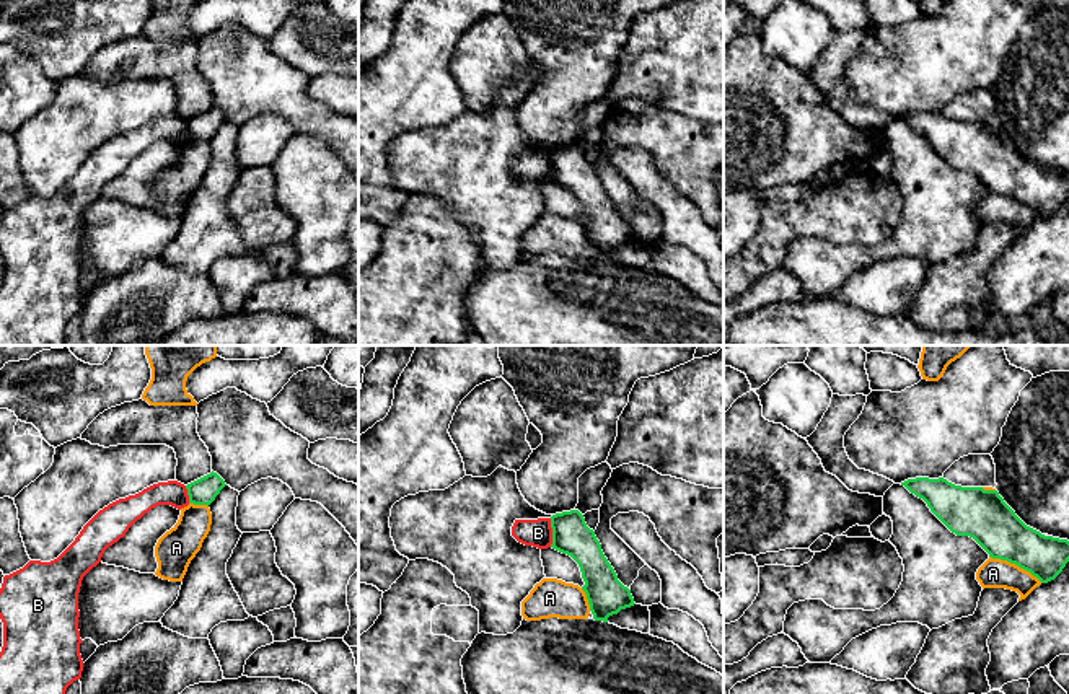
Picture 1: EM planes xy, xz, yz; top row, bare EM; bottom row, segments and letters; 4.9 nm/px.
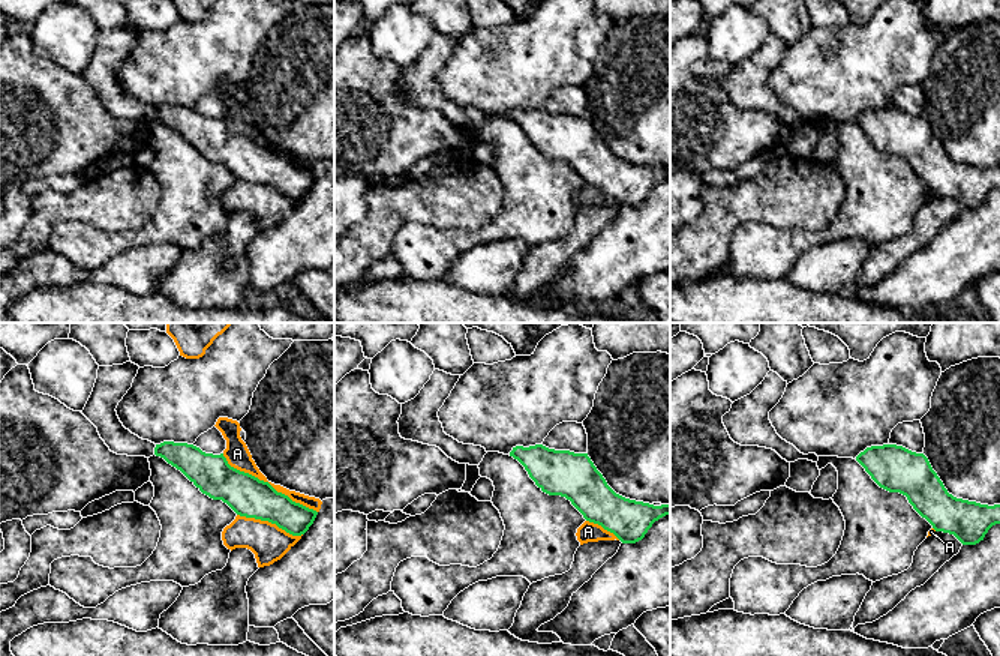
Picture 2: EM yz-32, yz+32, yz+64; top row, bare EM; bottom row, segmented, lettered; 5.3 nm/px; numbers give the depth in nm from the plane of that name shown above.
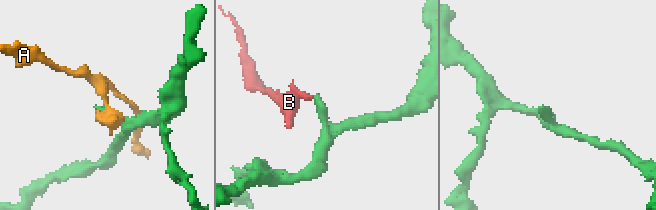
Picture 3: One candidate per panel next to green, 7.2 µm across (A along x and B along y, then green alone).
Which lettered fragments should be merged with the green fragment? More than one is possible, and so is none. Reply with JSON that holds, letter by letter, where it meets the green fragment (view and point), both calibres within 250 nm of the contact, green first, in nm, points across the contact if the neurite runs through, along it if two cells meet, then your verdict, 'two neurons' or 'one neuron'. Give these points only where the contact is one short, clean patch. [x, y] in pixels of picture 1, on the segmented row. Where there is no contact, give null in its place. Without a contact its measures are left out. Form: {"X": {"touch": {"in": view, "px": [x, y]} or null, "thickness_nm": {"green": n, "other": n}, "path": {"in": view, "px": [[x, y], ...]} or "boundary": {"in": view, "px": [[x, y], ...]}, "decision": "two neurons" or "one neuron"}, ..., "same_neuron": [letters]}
{"A": {"touch": {"in": "yz", "px": [1016, 564]}, "thickness_nm": {"green": 240, "other": 140}, "decision": "two neurons"}, "B": {"touch": {"in": "xz", "px": [553, 533]}, "thickness_nm": {"green": 190, "other": 140}, "boundary": {"in": "xz", "px": [[549, 518], [551, 546]]}, "decision": "two neurons"}, "same_neuron": []}

